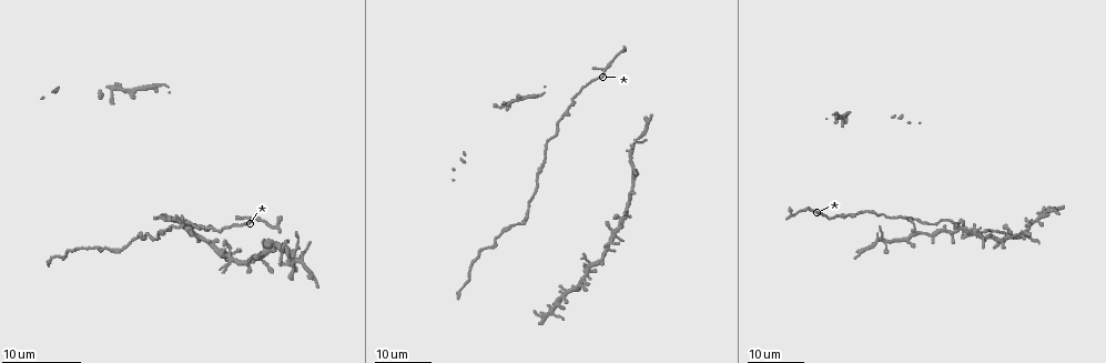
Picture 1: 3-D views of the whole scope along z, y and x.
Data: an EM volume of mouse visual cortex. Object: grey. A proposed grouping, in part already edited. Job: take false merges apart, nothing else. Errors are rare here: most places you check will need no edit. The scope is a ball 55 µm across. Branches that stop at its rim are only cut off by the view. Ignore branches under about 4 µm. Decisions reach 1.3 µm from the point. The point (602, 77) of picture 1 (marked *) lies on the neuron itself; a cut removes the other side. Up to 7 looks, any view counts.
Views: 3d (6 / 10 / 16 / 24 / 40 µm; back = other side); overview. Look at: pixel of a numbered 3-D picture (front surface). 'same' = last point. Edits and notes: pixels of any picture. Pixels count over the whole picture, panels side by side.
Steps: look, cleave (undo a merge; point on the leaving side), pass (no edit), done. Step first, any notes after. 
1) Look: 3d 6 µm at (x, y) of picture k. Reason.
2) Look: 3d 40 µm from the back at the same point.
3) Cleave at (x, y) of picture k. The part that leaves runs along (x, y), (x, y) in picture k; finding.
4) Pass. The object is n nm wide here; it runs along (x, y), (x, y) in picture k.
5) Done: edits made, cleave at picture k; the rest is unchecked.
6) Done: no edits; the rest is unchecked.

Look: 3d 24 µm at (568, 105) of picture 1. A narrow waist.

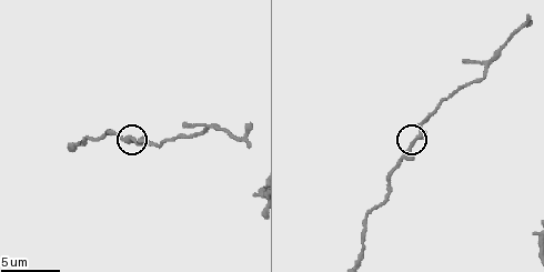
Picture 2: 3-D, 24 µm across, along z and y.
Look: 3d 6 µm at (134, 142) of picture 2.

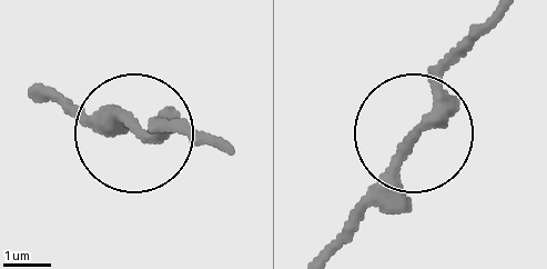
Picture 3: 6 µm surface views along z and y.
Pass. The object is 260 nm wide here; it runs along (479, 22), (399, 142), (384, 190), (327, 246) in picture 3; one neuron here.

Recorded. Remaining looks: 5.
Look: 3d 16 µm at (932, 236) of picture 1. Thick turns thin.

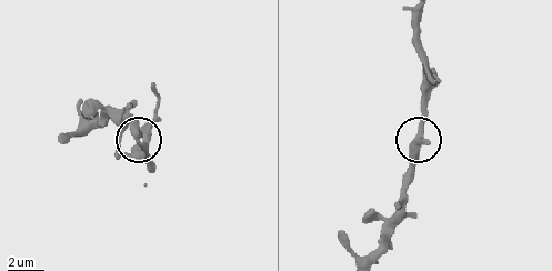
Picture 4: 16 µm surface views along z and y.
Look: 3d 10 µm at (420, 136) of picture 4.

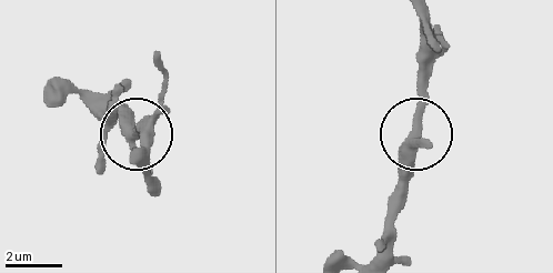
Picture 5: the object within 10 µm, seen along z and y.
Pass. 3 arms meet here; continuous, no second neuron.

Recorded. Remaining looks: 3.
Look: 3d 6 µm at (359, 264) of picture 2. Sudden change in width.

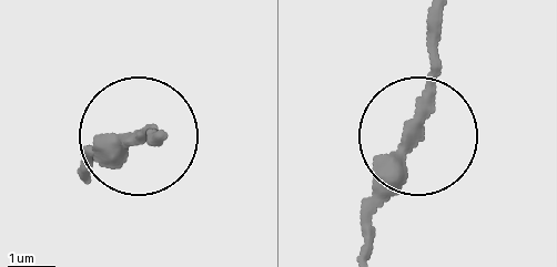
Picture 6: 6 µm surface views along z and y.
Pass. It runs along (431, 18), (431, 101), (403, 184), (363, 228) in picture 6; continuous, no second neuron.

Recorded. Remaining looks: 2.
Look: 3d 16 µm at (140, 233) of picture 1. Sudden change in width.

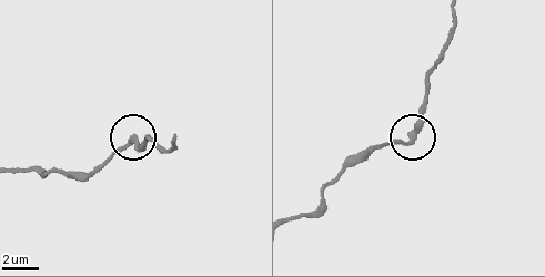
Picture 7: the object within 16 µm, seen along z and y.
Look: 3d 6 µm at (133, 142) of picture 7.

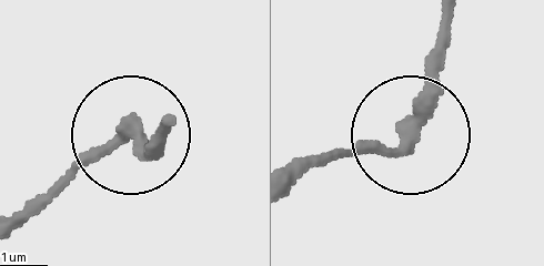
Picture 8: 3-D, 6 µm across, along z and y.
Pass. It runs along (452, 19), (416, 134), (301, 162) in picture 8; one neuron here.

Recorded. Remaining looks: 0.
Done: no edits; the rest is unchecked.

